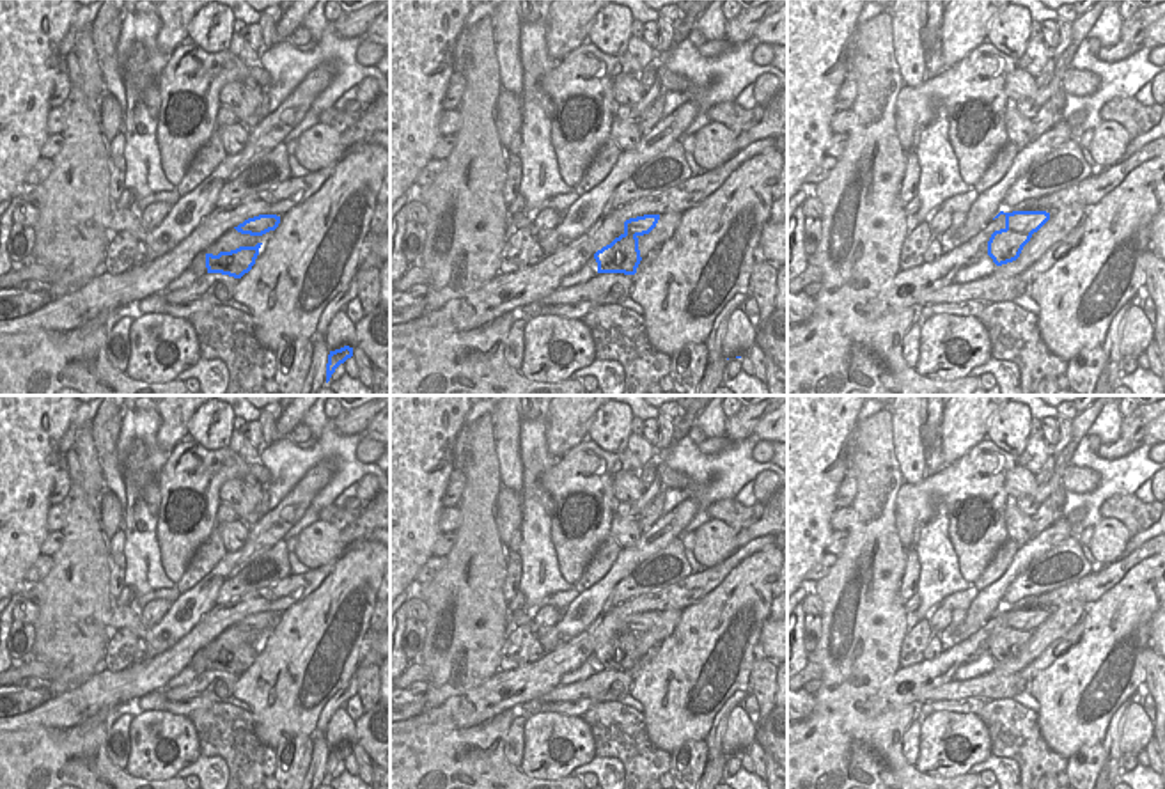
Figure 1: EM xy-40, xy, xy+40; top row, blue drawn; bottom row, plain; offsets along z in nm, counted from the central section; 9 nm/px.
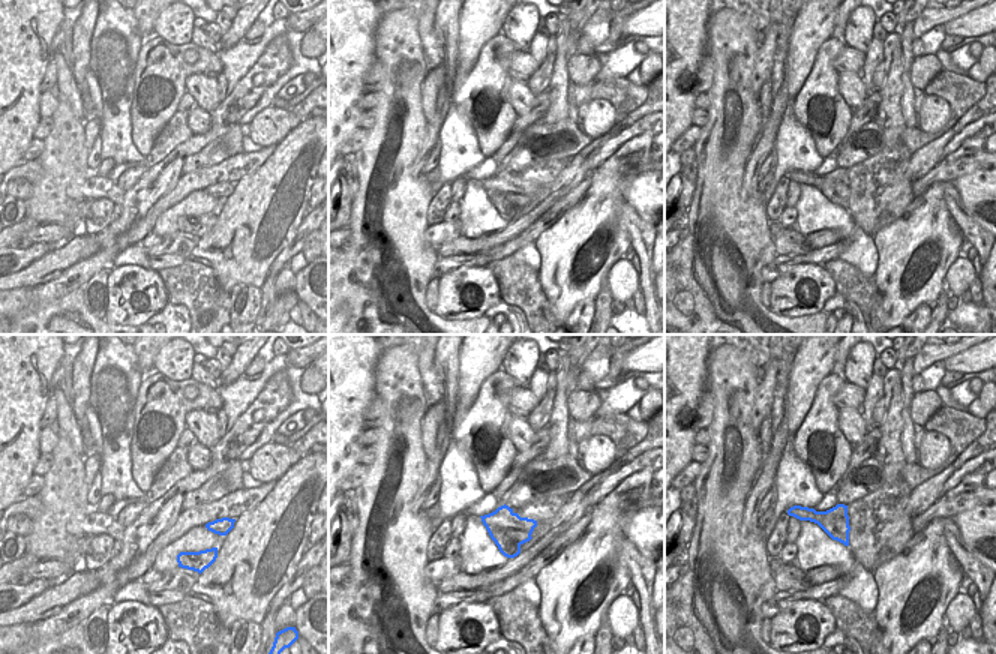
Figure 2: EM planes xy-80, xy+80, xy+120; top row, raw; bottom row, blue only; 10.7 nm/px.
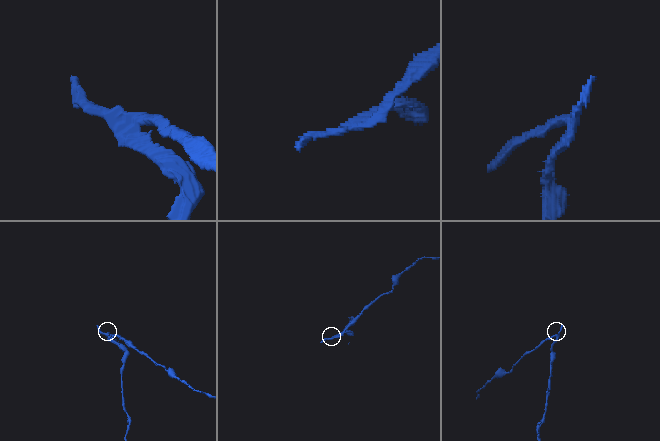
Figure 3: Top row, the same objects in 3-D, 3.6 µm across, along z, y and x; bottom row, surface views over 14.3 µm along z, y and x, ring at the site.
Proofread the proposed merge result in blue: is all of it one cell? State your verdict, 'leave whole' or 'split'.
split

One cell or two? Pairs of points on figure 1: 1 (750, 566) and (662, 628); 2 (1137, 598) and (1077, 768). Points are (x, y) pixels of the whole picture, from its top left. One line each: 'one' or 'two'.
1: two
2: two

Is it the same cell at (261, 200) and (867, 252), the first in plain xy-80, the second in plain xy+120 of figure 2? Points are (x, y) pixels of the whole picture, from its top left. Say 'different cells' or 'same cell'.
different cells

